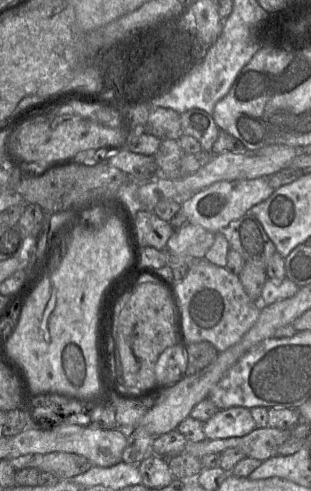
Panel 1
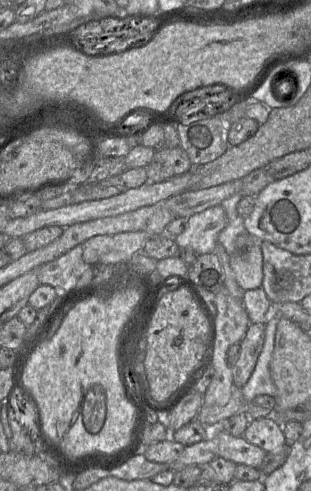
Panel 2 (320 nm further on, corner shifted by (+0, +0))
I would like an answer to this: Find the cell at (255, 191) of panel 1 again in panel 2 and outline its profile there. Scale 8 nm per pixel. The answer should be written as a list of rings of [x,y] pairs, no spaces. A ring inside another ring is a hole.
[[[222,205],[213,206],[189,217],[187,227],[174,240],[179,247],[191,248],[197,255],[214,253],[219,234],[226,225]]]

